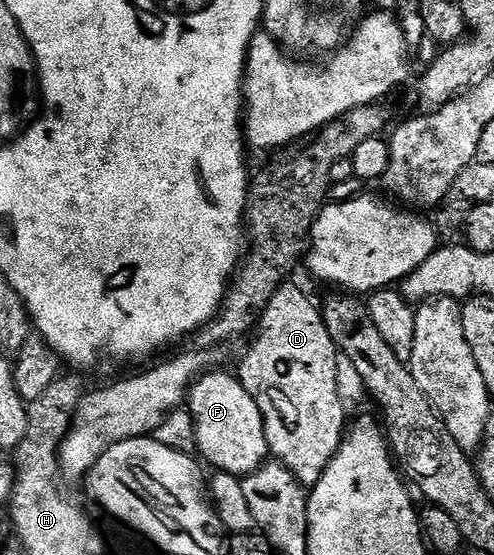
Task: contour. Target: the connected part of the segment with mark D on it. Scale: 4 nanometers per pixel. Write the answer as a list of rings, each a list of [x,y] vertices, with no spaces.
[[[282,283],[281,287],[275,289],[273,297],[261,309],[255,324],[256,331],[261,333],[250,342],[249,349],[241,360],[239,379],[257,403],[272,459],[284,464],[302,485],[312,486],[325,473],[325,465],[329,463],[346,427],[346,405],[337,393],[339,353],[331,342],[322,309],[313,305],[312,298],[303,289],[289,283]]]

